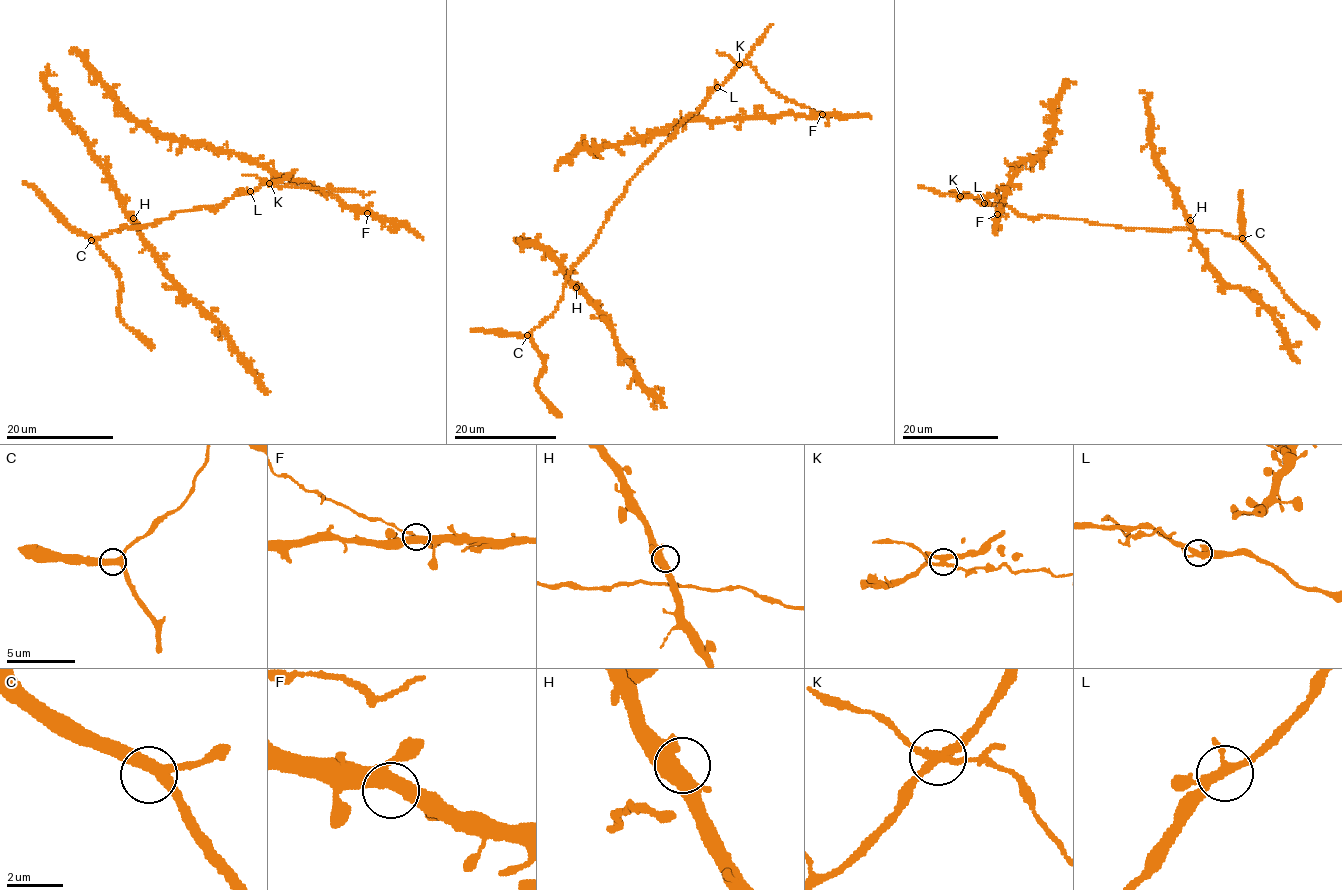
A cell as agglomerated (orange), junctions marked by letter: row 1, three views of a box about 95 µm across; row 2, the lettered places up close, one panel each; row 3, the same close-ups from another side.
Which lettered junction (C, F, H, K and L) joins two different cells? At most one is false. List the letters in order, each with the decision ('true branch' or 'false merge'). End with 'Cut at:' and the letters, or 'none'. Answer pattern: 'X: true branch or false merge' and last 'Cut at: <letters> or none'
C: true branch
F: true branch
H: true branch
K: false merge
L: true branch
Cut at: K

